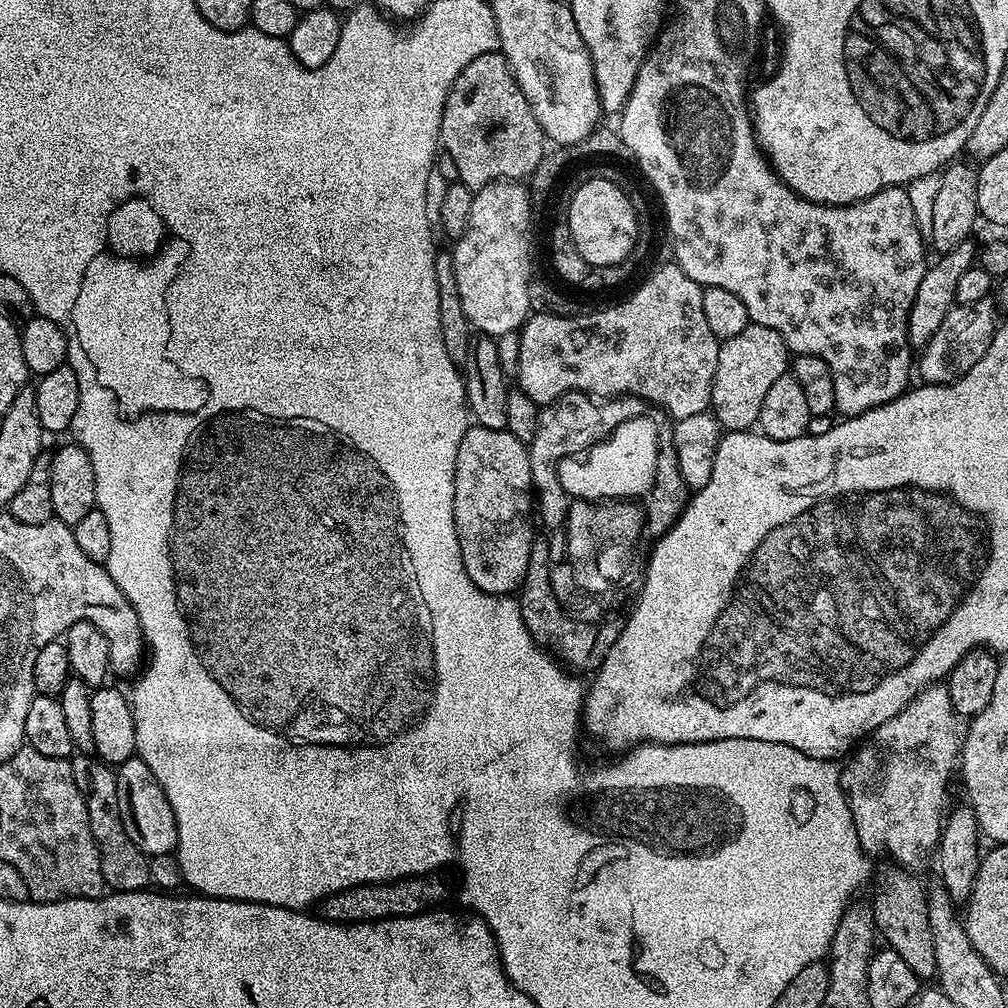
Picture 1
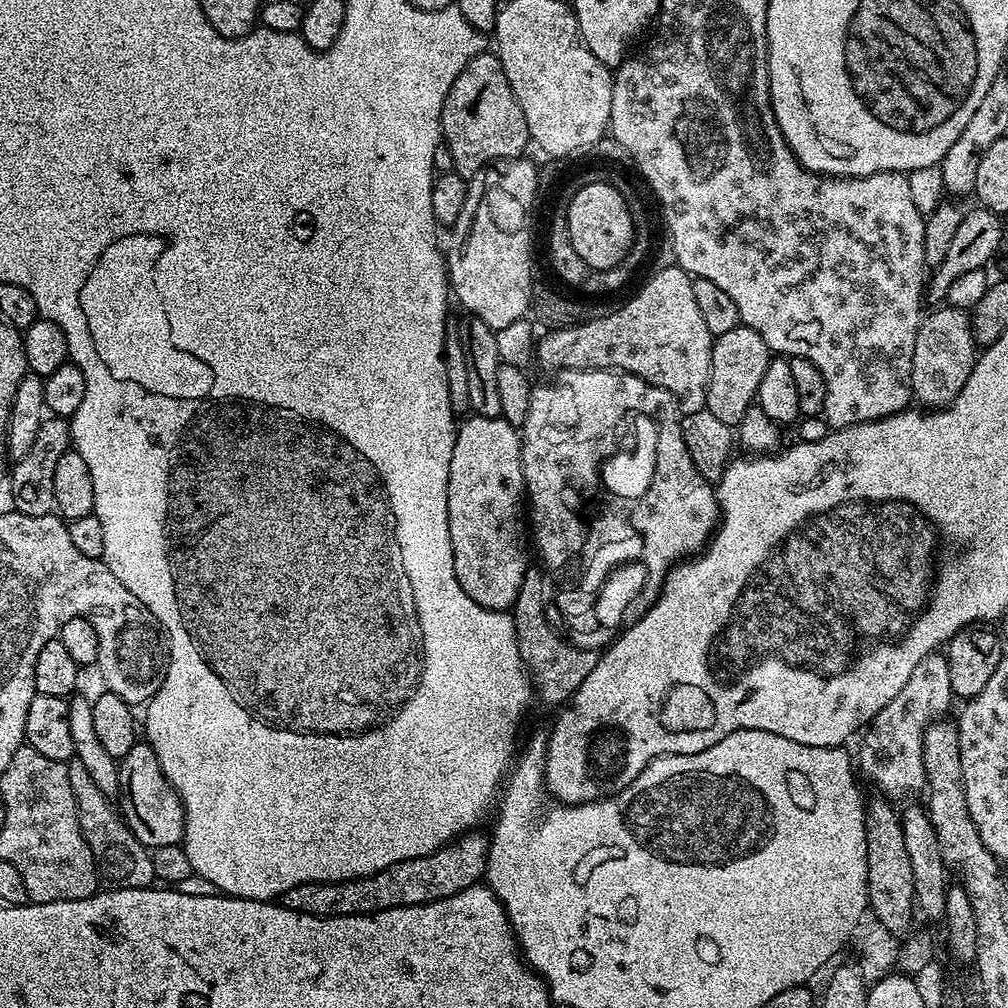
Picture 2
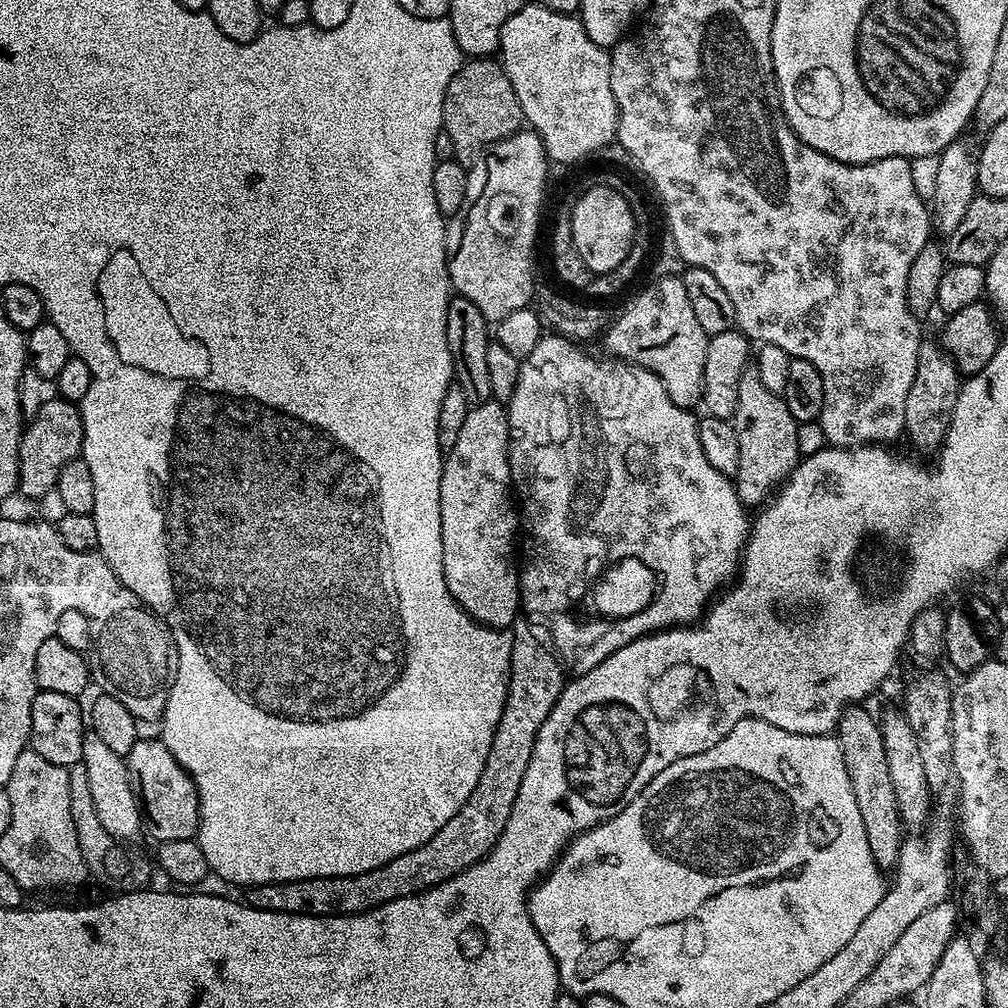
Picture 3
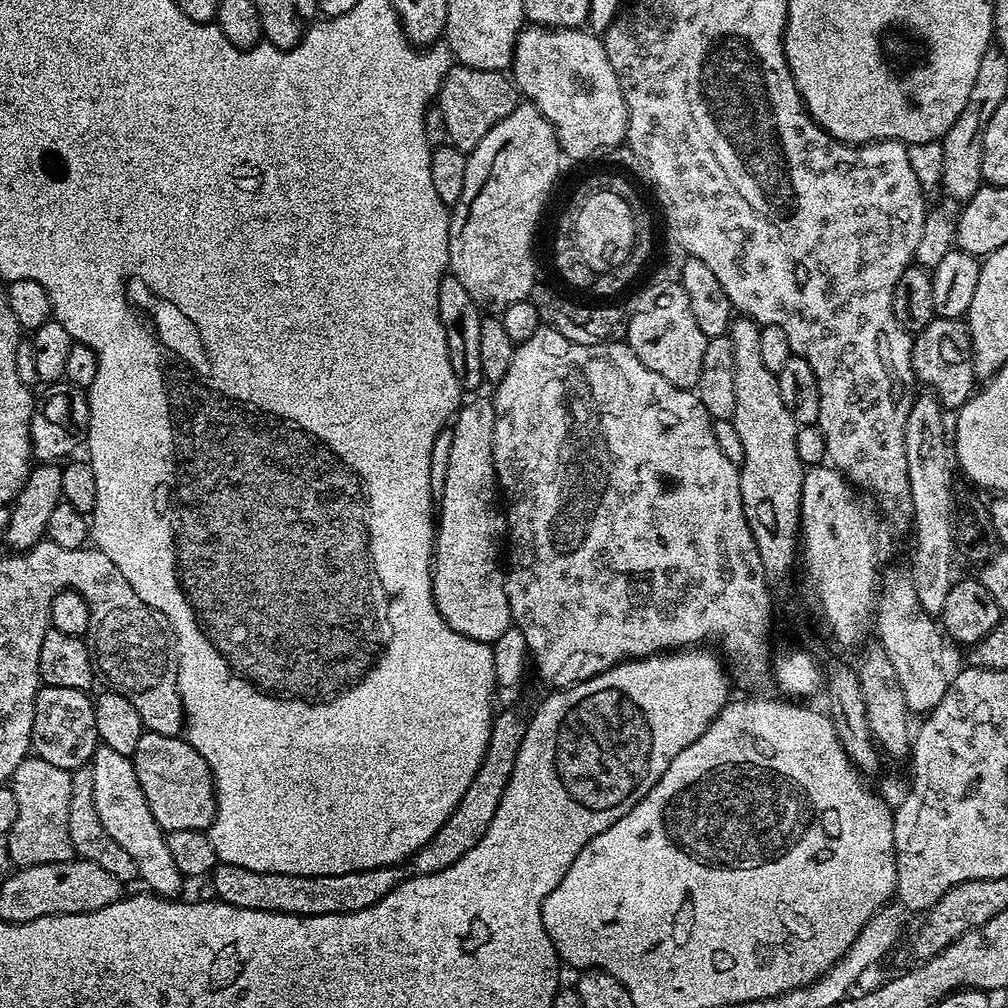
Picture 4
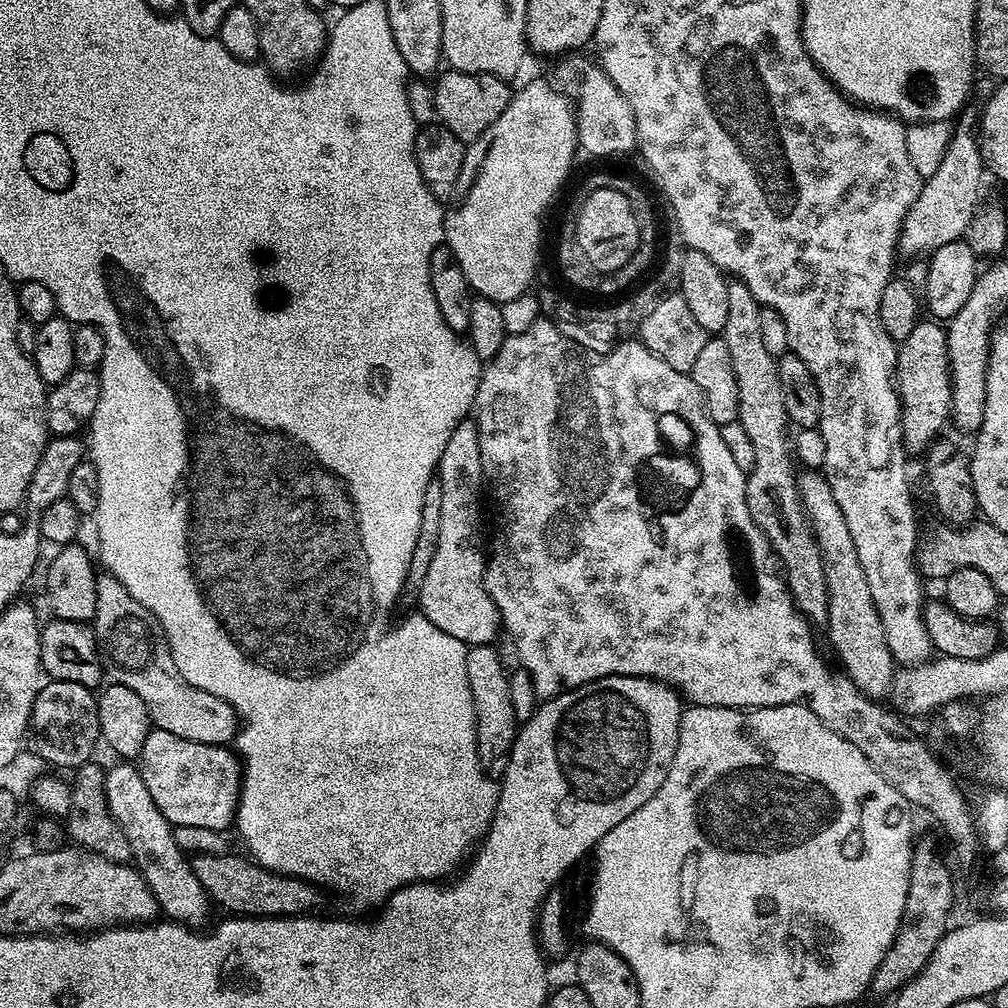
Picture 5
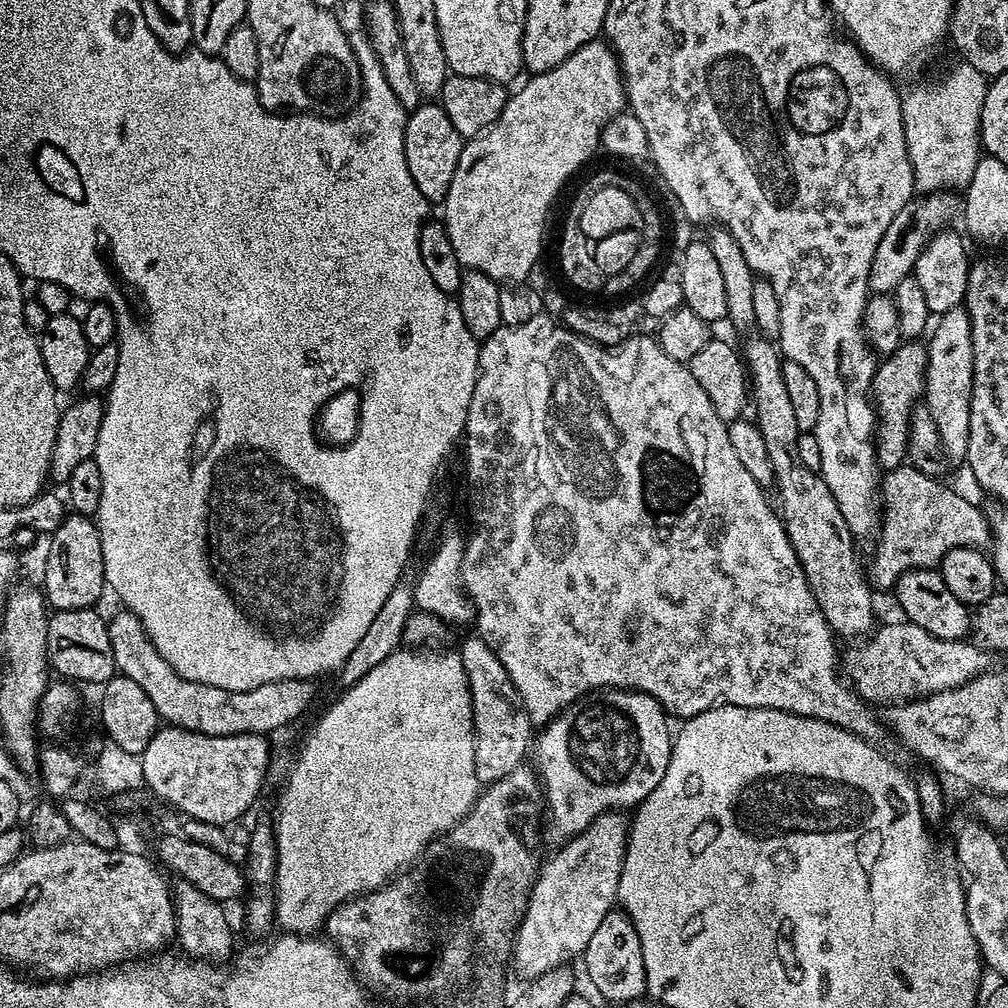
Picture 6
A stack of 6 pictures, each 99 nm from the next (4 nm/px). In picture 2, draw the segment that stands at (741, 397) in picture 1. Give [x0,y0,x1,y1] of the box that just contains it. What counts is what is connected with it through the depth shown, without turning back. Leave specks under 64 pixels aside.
[704,326,773,426]

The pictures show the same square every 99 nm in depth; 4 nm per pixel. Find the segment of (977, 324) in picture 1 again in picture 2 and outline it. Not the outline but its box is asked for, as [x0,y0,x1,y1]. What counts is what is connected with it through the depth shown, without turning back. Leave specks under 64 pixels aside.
[910,308,978,410]

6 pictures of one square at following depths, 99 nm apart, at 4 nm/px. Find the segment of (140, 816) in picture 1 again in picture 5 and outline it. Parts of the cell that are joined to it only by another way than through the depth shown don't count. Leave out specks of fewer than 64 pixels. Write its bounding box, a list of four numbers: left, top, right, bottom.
[138,727,242,832]

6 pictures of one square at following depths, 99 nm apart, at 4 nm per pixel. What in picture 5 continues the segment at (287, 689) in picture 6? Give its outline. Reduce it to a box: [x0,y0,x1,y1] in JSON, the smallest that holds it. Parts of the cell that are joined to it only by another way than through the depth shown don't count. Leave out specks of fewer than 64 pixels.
[96,574,242,745]

